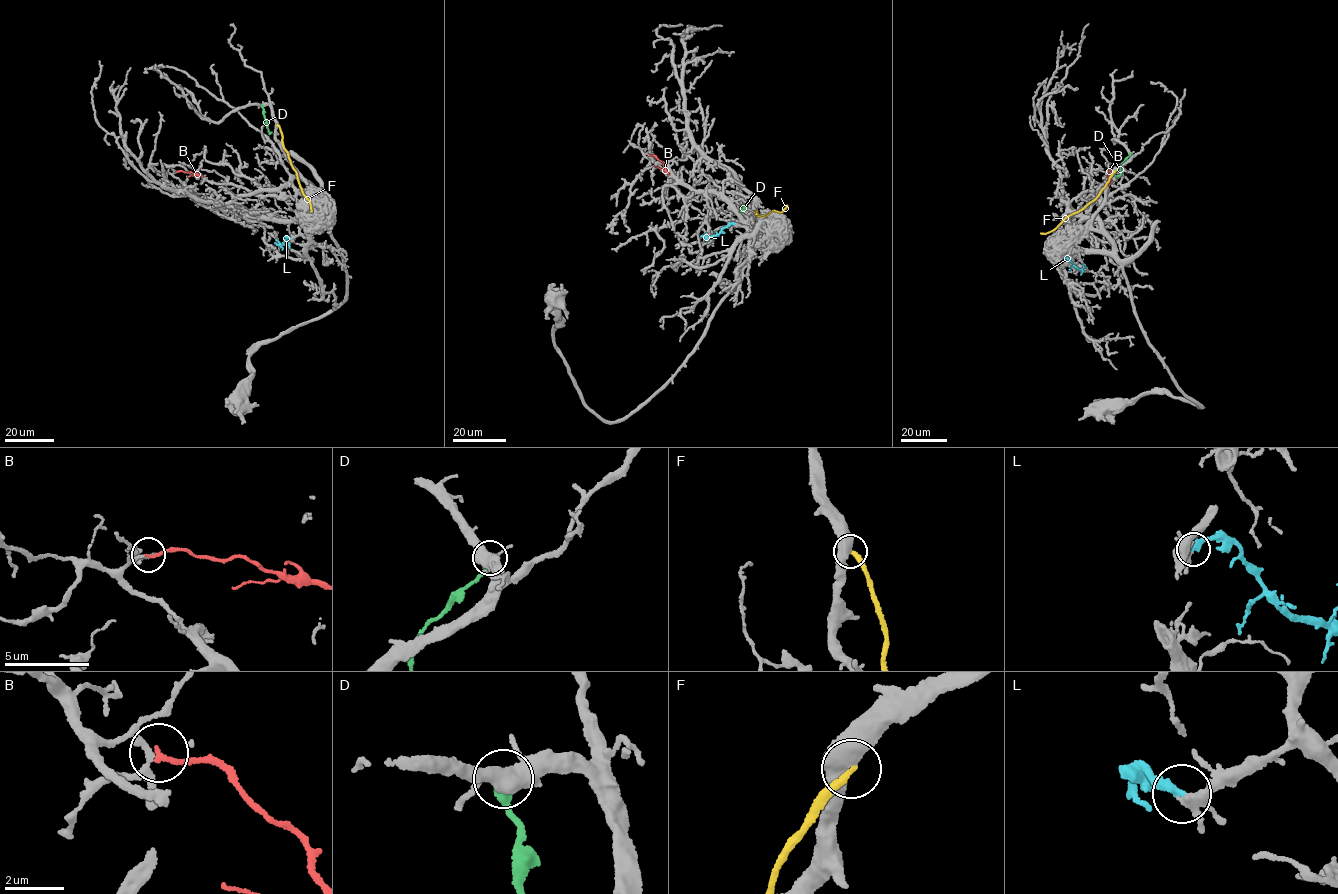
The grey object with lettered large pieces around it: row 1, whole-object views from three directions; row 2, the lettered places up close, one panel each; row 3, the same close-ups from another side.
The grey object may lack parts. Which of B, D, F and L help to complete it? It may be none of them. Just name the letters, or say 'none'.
L

